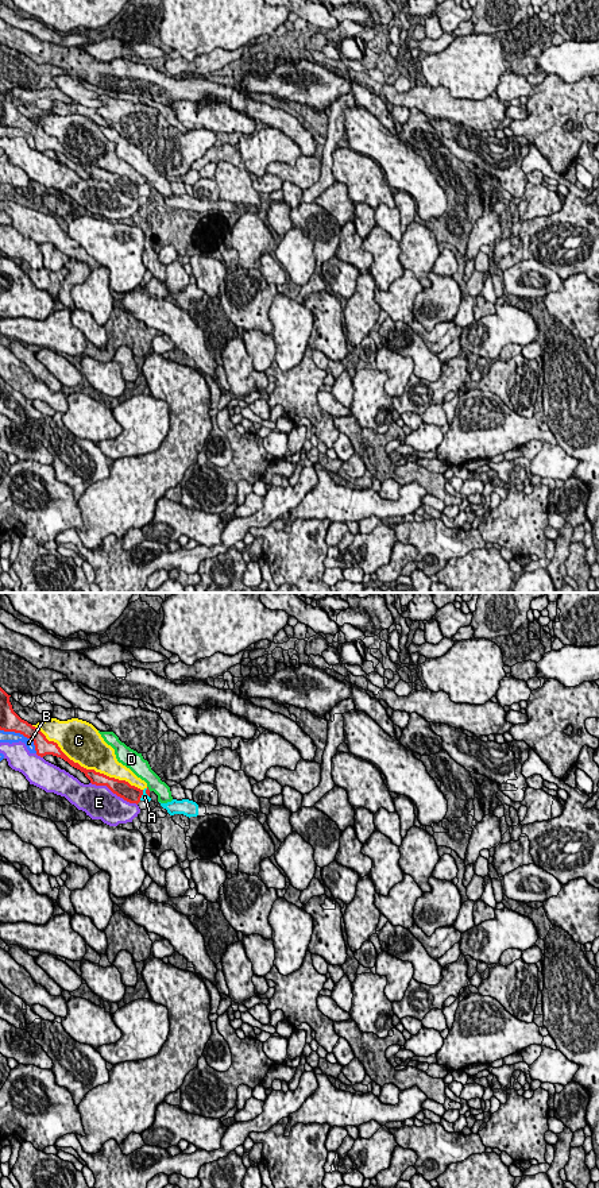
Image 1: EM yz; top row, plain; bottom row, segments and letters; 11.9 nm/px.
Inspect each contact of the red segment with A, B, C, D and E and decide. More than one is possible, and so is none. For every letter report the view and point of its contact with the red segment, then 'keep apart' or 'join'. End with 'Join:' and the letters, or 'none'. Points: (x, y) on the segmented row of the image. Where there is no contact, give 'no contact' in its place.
A: yz (142, 794) | join
B: yz (22, 733) | keep apart
C: yz (85, 768) | keep apart
D: yz (147, 789) | keep apart
E: yz (113, 793) | keep apart
Join: A

